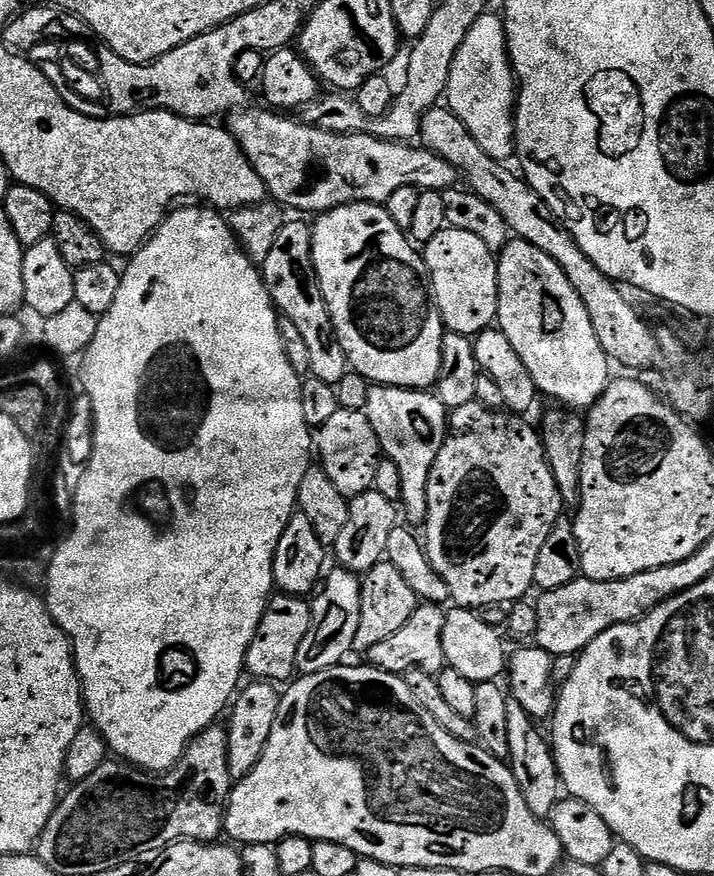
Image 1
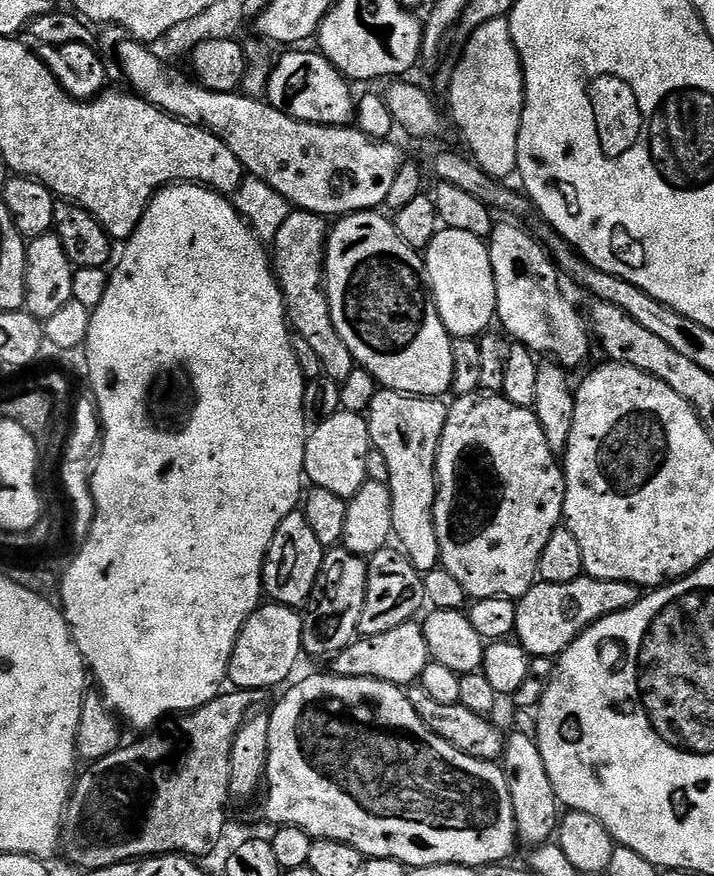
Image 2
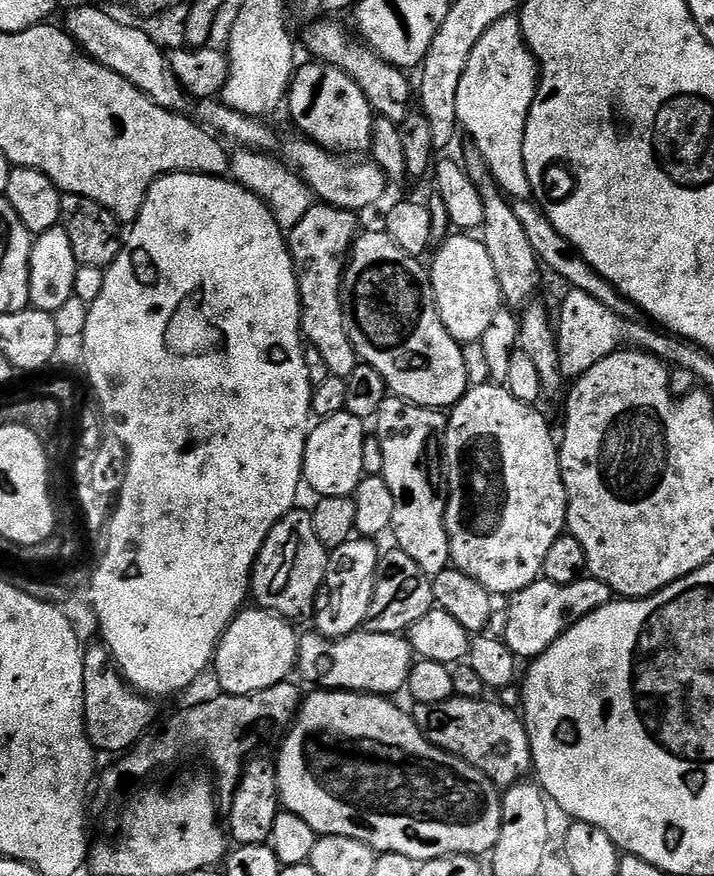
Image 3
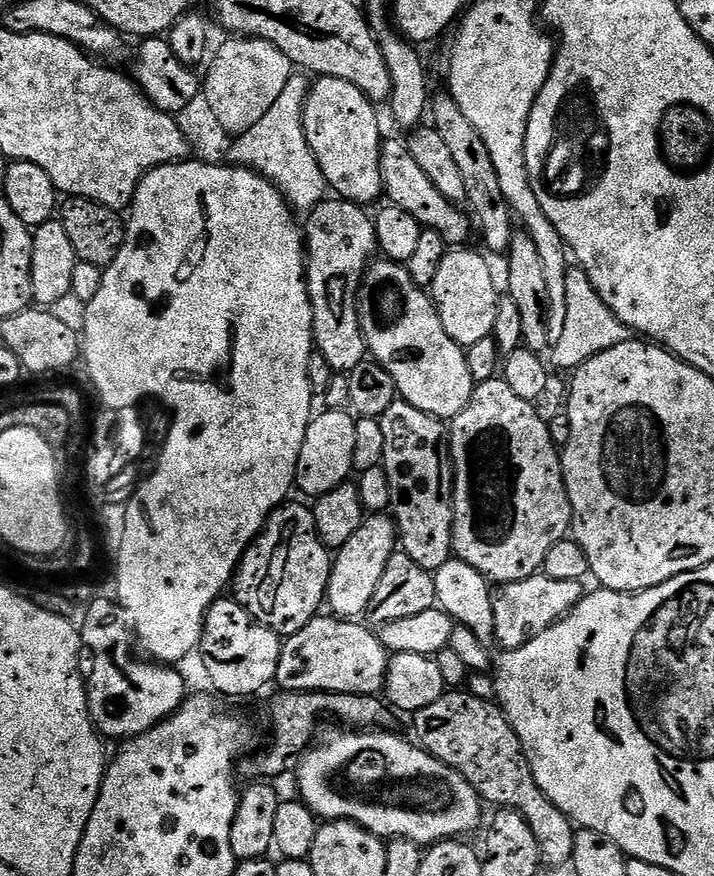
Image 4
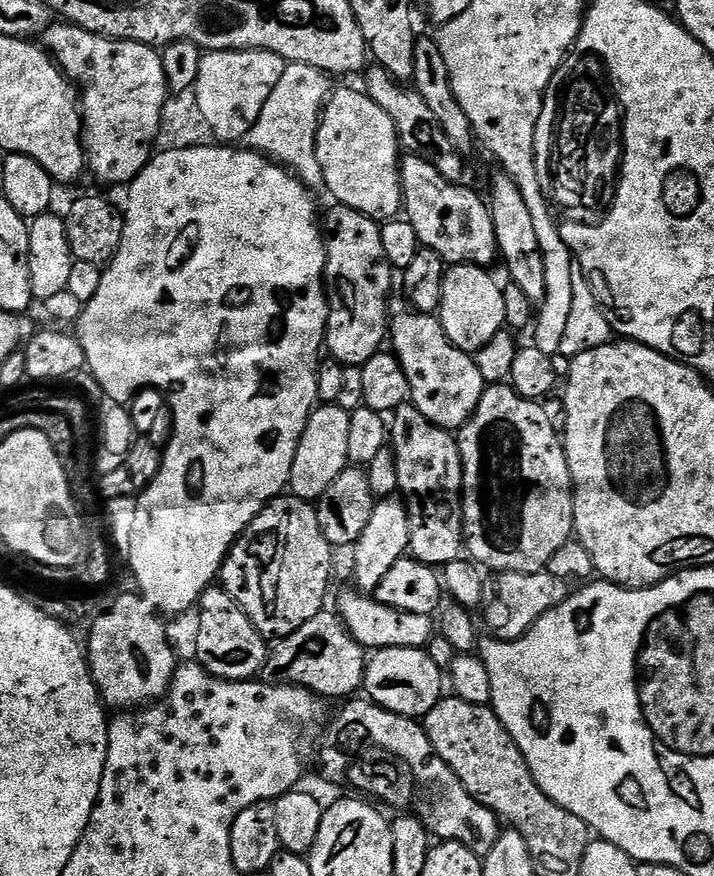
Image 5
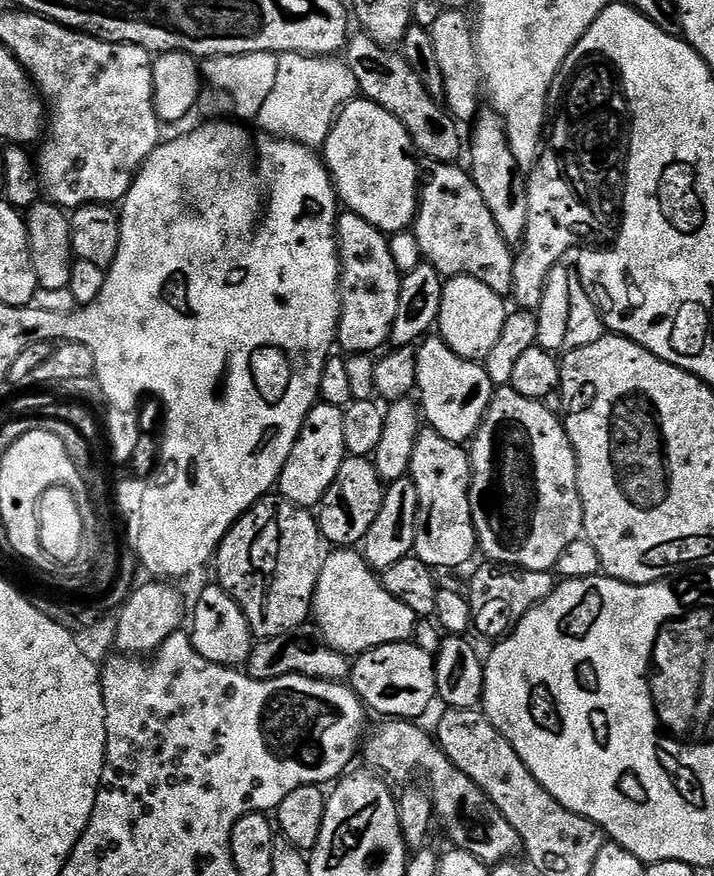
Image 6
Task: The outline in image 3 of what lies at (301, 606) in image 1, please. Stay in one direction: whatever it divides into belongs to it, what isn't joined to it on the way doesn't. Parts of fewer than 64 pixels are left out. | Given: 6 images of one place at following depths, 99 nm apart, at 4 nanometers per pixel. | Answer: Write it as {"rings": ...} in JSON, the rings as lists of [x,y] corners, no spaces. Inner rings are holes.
{"rings":[[[248,606],[240,611],[216,643],[214,672],[216,668],[219,691],[229,696],[241,696],[285,683],[296,668],[298,632],[292,628],[295,627],[283,616],[265,612],[259,606]]]}

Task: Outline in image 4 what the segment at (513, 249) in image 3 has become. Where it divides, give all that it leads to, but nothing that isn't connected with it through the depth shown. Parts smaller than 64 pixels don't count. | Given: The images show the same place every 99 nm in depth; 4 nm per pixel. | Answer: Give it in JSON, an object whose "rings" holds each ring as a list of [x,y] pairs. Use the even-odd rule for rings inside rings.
{"rings":[[[441,90],[437,96],[435,93],[431,97],[430,124],[446,142],[450,155],[454,157],[454,163],[458,165],[458,171],[462,173],[466,185],[466,204],[478,225],[478,232],[484,235],[485,246],[492,252],[507,253],[514,235],[514,229],[512,229],[514,213],[502,194],[502,186],[498,182],[498,174],[494,170],[490,150],[486,150],[486,142],[482,142],[482,134],[474,130],[470,118],[462,114],[458,102],[454,102],[451,92],[447,90]]]}

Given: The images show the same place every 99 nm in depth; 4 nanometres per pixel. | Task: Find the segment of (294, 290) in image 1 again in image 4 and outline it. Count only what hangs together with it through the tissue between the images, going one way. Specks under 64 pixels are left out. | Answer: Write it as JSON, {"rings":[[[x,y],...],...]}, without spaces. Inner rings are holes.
{"rings":[[[325,198],[316,208],[307,213],[306,220],[308,225],[303,225],[304,243],[306,245],[306,275],[308,278],[308,297],[312,303],[312,313],[314,314],[314,330],[312,338],[314,341],[315,351],[321,352],[326,358],[326,362],[330,362],[333,373],[347,374],[354,370],[354,366],[358,366],[369,355],[368,343],[364,341],[364,335],[360,329],[360,315],[356,312],[356,302],[360,291],[360,282],[364,279],[364,273],[367,272],[369,264],[373,263],[374,257],[377,255],[376,247],[376,222],[371,215],[367,216],[365,209],[359,204],[353,204],[351,200],[342,200],[339,198]]]}

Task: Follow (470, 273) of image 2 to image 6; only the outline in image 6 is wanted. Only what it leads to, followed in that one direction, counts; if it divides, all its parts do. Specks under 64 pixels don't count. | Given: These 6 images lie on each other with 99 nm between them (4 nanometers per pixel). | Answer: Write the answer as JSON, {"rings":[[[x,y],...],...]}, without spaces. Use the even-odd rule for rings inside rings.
{"rings":[[[453,276],[444,284],[441,312],[438,321],[438,336],[458,354],[467,360],[483,362],[494,350],[498,338],[502,335],[502,326],[506,322],[509,309],[504,308],[505,297],[500,296],[486,282],[469,276]]]}

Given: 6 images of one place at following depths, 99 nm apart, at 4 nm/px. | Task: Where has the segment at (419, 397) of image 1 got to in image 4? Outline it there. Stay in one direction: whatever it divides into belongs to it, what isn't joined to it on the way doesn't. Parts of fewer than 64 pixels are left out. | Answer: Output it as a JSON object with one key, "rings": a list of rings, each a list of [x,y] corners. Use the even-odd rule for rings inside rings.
{"rings":[[[399,398],[378,419],[382,426],[382,438],[386,438],[382,467],[390,482],[390,512],[396,521],[399,547],[414,558],[418,566],[434,570],[454,556],[454,469],[449,425],[440,417],[426,414],[418,410],[418,406],[410,406]]]}

